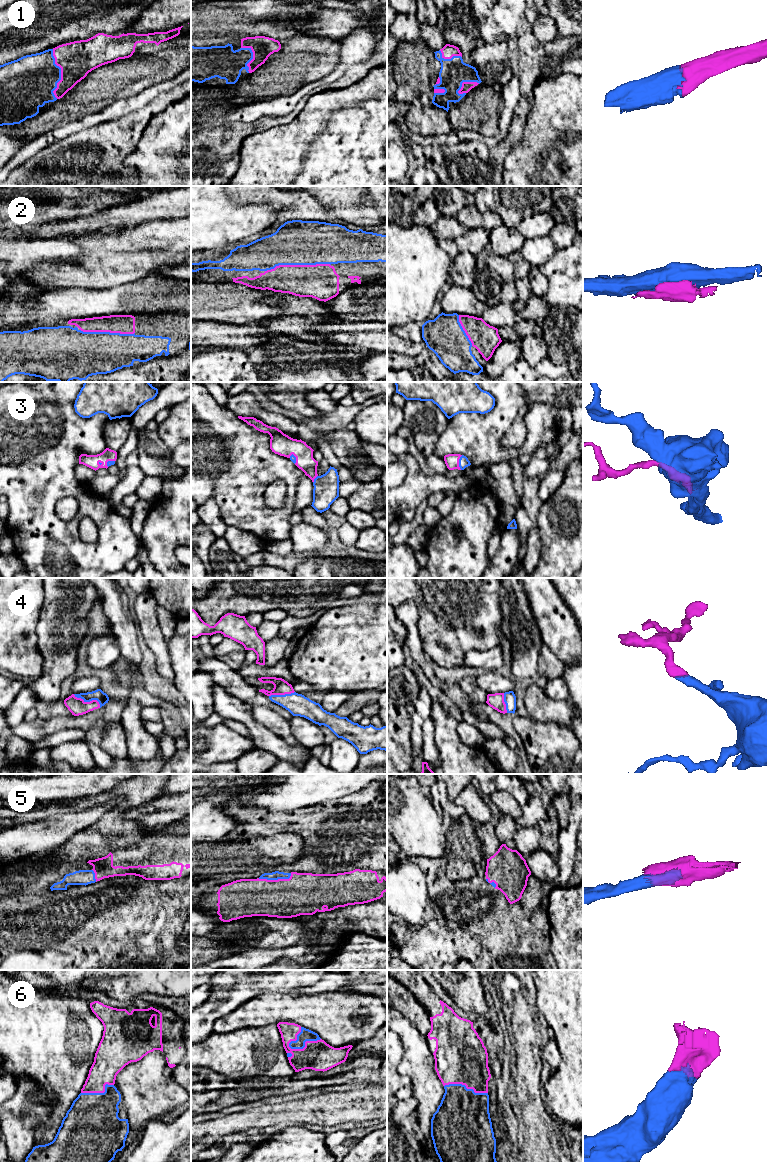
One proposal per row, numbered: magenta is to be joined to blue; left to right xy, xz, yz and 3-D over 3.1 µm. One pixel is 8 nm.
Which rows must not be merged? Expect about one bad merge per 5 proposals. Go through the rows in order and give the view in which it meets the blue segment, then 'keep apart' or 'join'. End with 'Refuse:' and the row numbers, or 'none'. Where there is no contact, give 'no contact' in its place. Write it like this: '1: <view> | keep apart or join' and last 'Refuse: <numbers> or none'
1: xy | join
2: xz | join
3: yz | join
4: xy | join
5: xz | join
6: xz | join
Refuse: none

